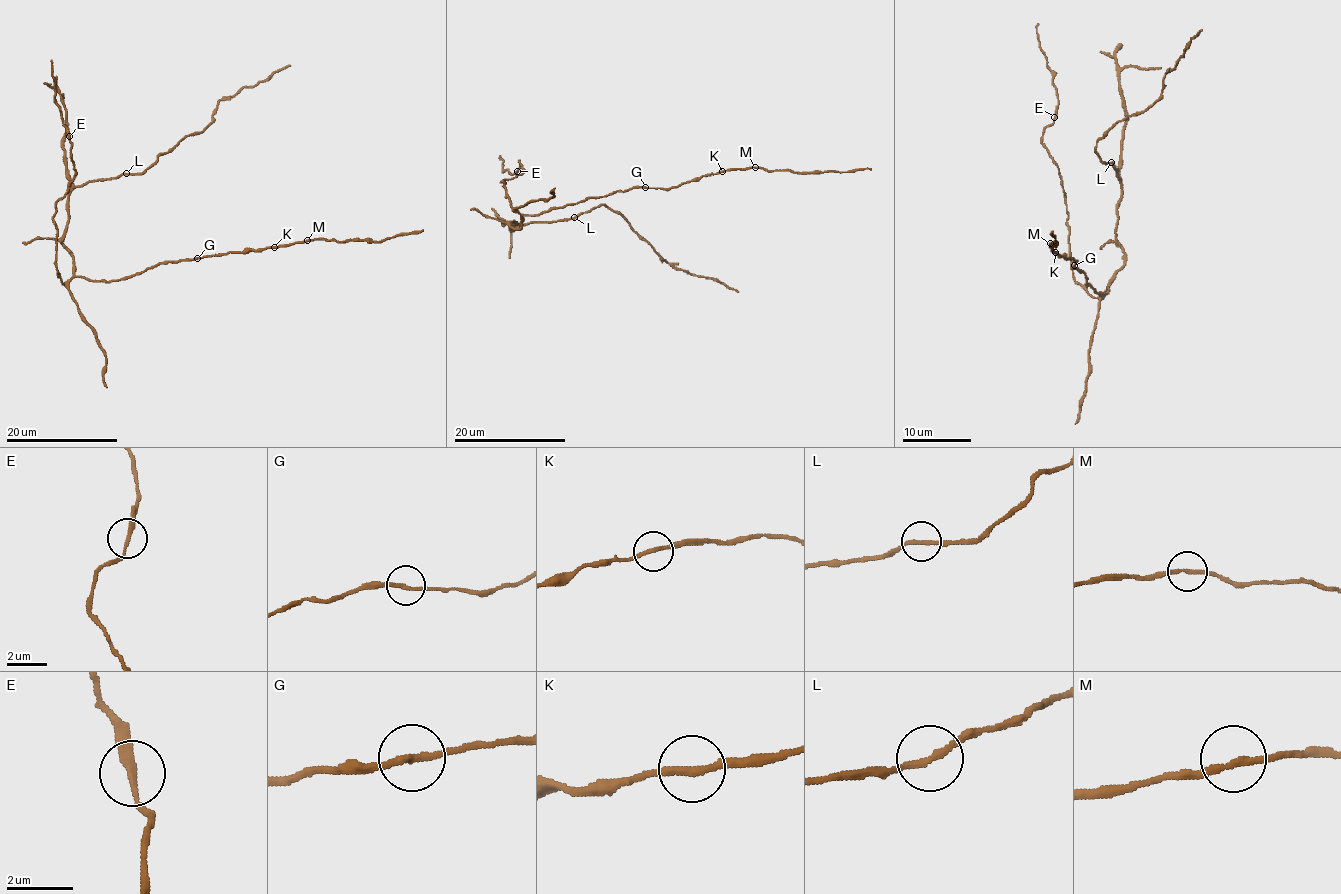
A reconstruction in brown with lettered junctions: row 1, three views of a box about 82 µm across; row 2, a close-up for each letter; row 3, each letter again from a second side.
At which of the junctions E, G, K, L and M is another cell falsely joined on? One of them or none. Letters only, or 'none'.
none

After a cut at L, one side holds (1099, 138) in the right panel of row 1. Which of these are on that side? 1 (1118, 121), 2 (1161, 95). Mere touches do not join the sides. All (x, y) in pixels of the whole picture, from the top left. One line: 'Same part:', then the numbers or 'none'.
Same part: 1, 2

